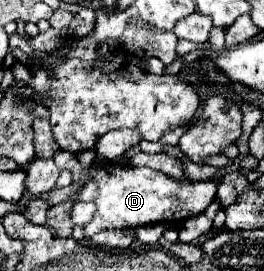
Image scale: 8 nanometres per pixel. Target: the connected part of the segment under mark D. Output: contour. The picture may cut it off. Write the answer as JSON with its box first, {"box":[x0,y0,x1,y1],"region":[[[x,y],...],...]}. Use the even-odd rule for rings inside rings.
{"box":[53,151,217,237],"region":[[[57,151],[53,155],[53,161],[59,169],[69,169],[73,175],[73,181],[85,183],[87,179],[95,179],[99,185],[99,197],[95,201],[97,211],[89,225],[85,225],[85,237],[99,231],[109,229],[125,229],[135,225],[149,225],[149,223],[179,223],[189,217],[195,217],[203,213],[209,203],[215,199],[217,181],[203,181],[203,183],[179,183],[161,171],[149,169],[149,167],[117,167],[113,163],[105,163],[99,169],[83,169],[73,153]],[[87,173],[87,179],[85,179]]]}

